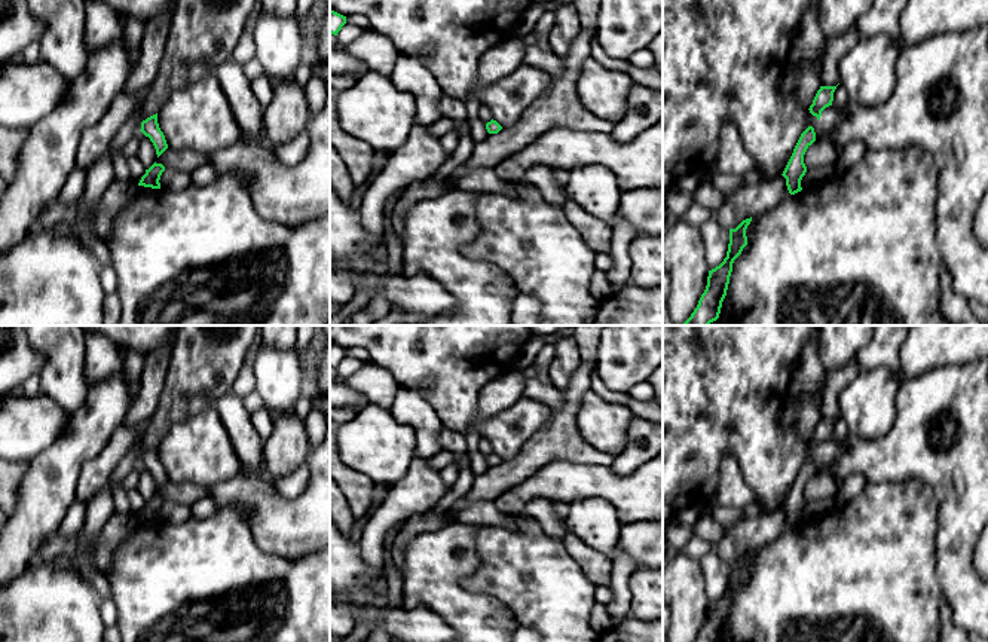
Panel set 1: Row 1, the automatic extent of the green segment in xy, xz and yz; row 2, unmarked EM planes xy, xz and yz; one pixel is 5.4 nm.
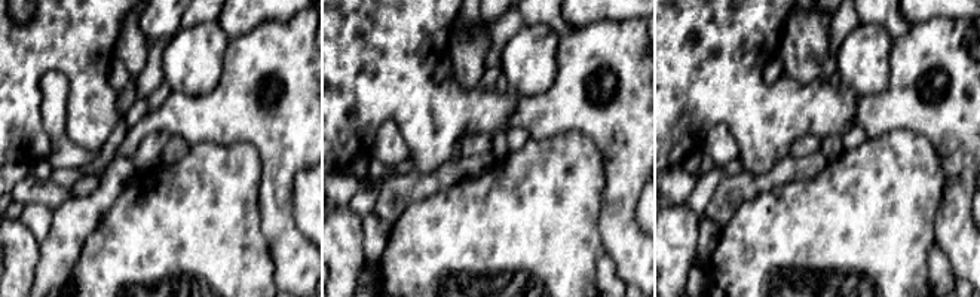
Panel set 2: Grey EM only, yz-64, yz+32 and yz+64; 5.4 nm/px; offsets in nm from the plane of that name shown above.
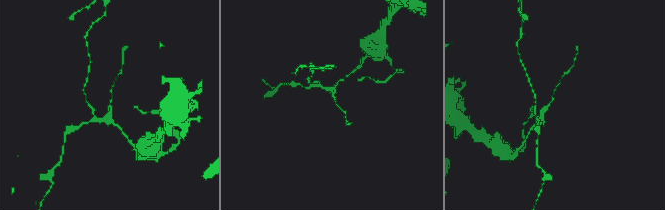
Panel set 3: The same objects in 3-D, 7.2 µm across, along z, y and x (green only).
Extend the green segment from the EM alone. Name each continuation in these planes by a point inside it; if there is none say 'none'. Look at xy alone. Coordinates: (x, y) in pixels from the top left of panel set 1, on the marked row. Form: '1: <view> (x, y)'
none

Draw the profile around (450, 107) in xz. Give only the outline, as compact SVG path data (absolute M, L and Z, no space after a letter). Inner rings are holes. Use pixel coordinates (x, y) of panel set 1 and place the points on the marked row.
M441 94L437 100L438 108L443 117L452 119L456 123L468 119L467 106L459 98L452 97L450 94Z

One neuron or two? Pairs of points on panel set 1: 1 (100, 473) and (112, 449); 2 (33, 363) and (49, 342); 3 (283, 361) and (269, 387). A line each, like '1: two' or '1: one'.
1: one
2: two
3: one

